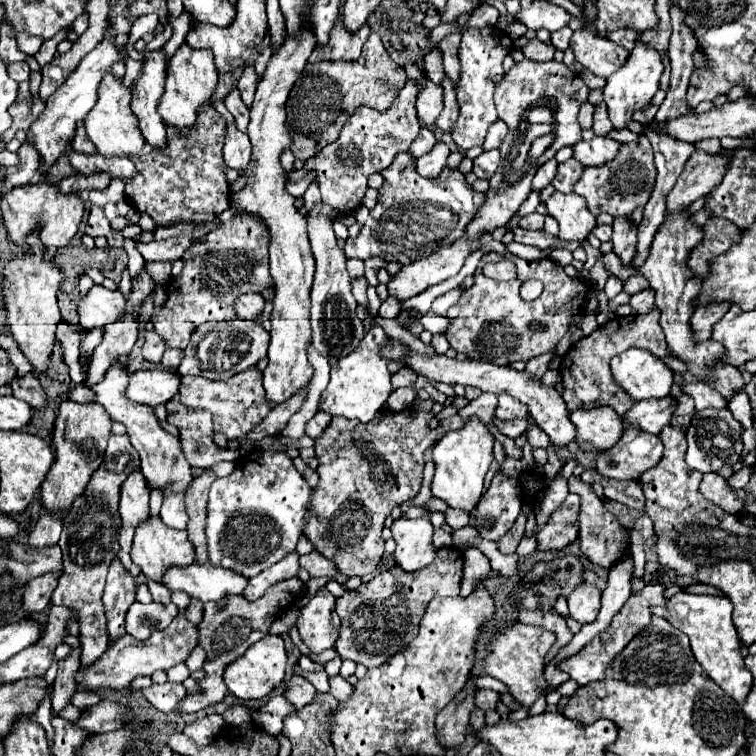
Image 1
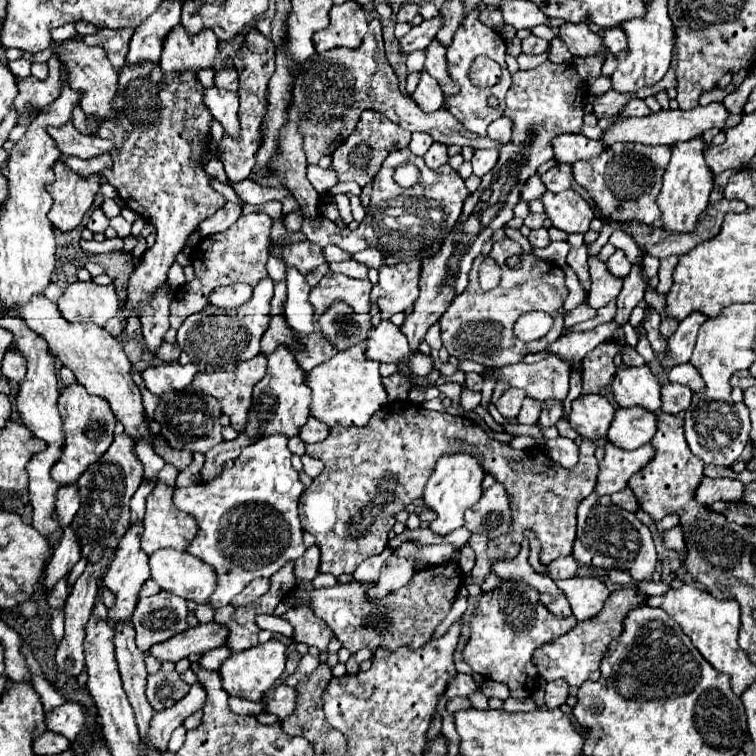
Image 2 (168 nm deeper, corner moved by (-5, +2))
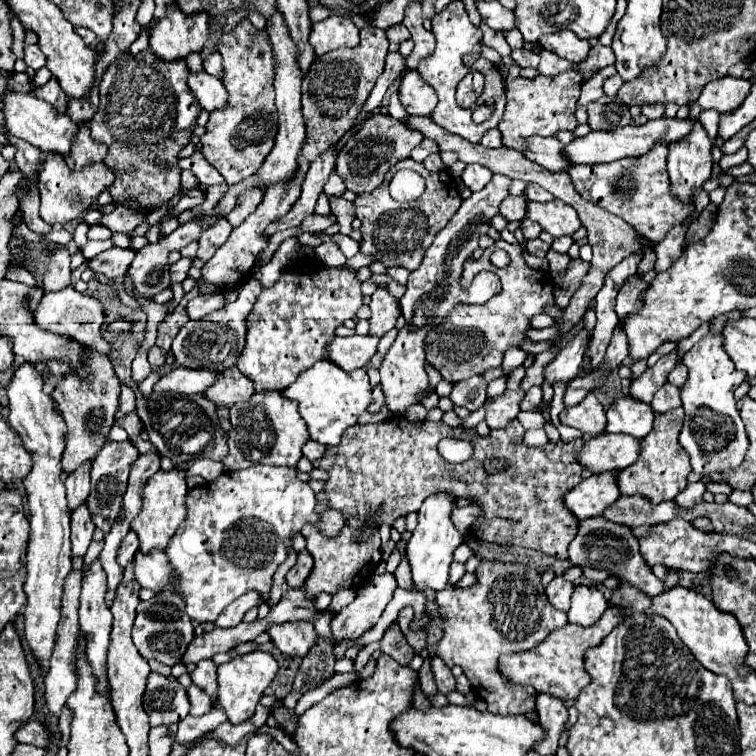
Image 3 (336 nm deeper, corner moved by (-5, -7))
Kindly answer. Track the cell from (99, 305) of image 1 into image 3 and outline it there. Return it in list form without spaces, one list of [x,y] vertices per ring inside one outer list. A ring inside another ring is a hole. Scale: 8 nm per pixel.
[[[72,286],[60,292],[44,294],[32,316],[38,328],[68,338],[72,338],[70,334],[78,328],[78,324],[104,324],[100,302],[92,296],[76,292]]]

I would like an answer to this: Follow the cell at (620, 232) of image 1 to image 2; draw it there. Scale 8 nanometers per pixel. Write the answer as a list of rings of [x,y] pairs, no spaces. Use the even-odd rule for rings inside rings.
[[[618,249],[610,259],[608,259],[608,271],[616,277],[624,277],[626,273],[630,273],[630,261],[626,259],[626,253],[622,249]]]

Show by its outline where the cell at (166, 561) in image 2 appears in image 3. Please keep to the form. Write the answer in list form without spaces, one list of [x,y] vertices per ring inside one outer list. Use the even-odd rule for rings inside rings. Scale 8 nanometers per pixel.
[[[138,550],[134,554],[134,578],[142,588],[158,592],[158,586],[166,586],[166,574],[170,574],[170,566],[166,566],[162,550],[150,550],[148,554]]]

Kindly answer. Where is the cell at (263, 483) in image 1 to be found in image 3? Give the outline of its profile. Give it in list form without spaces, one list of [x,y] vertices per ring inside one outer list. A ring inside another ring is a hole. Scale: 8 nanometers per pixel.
[[[250,466],[246,470],[236,470],[236,472],[224,472],[220,478],[216,478],[214,482],[208,482],[208,484],[202,484],[202,486],[196,486],[192,490],[188,490],[186,494],[186,518],[182,522],[182,526],[178,526],[178,530],[174,532],[174,536],[170,538],[168,546],[164,548],[164,554],[168,556],[168,562],[174,570],[174,586],[176,586],[176,592],[182,594],[182,598],[186,600],[186,612],[190,618],[196,618],[198,622],[214,622],[220,612],[232,602],[236,600],[238,596],[242,596],[244,592],[248,590],[256,590],[258,594],[262,594],[262,600],[268,600],[270,598],[270,588],[272,588],[272,574],[276,572],[276,568],[286,560],[286,550],[292,546],[292,534],[294,532],[300,532],[300,528],[312,520],[314,516],[314,506],[316,506],[316,496],[312,492],[312,488],[304,482],[298,480],[296,476],[296,470],[290,470],[290,468],[284,468],[284,466]]]

